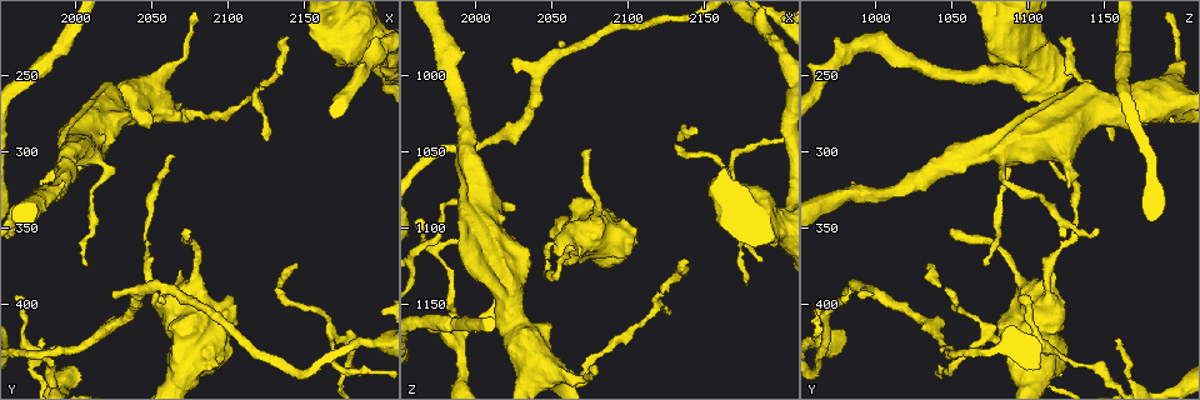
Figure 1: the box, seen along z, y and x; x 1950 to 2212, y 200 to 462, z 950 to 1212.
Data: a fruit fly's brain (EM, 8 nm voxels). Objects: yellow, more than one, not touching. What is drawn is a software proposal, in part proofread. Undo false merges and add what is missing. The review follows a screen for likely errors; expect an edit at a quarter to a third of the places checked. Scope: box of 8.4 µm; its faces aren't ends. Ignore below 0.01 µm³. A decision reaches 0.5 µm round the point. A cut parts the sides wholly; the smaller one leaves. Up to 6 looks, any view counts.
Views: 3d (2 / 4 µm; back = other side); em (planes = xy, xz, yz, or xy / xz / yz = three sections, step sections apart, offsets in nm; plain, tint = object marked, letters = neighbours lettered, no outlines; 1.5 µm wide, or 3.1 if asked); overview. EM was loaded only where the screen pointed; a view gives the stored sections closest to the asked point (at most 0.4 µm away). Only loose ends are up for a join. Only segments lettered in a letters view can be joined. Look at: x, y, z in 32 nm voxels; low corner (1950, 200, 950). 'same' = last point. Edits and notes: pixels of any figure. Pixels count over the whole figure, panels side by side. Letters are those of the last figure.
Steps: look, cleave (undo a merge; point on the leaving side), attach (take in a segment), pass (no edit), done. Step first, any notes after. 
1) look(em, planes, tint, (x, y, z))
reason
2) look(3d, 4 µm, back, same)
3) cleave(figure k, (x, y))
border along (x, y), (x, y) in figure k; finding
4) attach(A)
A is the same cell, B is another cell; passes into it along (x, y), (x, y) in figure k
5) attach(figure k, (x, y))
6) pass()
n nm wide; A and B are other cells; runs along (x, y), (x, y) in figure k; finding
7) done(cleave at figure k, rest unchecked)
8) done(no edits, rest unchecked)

look(3d, 2 µm, (2132, 390, 1046))
thin end

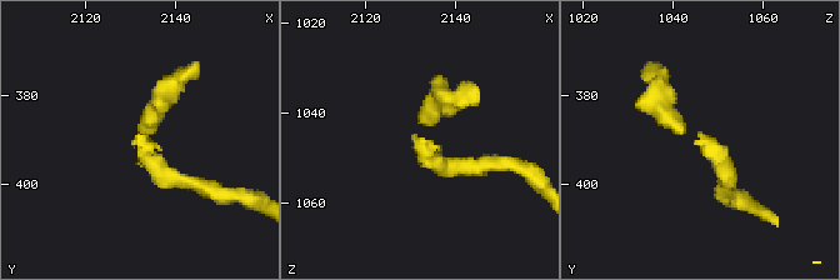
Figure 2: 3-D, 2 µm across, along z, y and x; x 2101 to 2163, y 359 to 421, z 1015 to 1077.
look(em, yz, step 4, tint, (2132, 390, 1046))
need the tissue

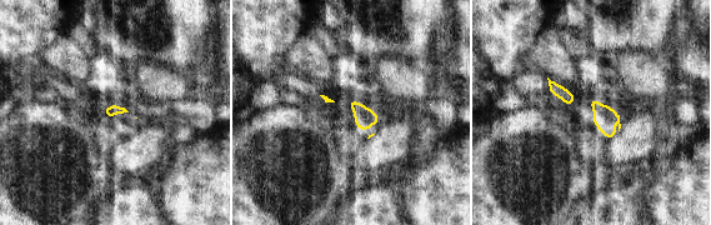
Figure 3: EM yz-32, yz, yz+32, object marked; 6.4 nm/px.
look(em, planes, letters, same)
cut it another way

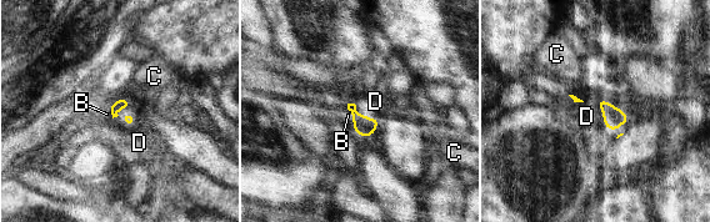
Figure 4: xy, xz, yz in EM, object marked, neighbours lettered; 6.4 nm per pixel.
attach(B)
B is the same cell, C and D are other cells; passes into it along (363, 125), (353, 120), (348, 115) in figure 4; it goes on there

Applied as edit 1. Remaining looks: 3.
look(overview)
see it whole again

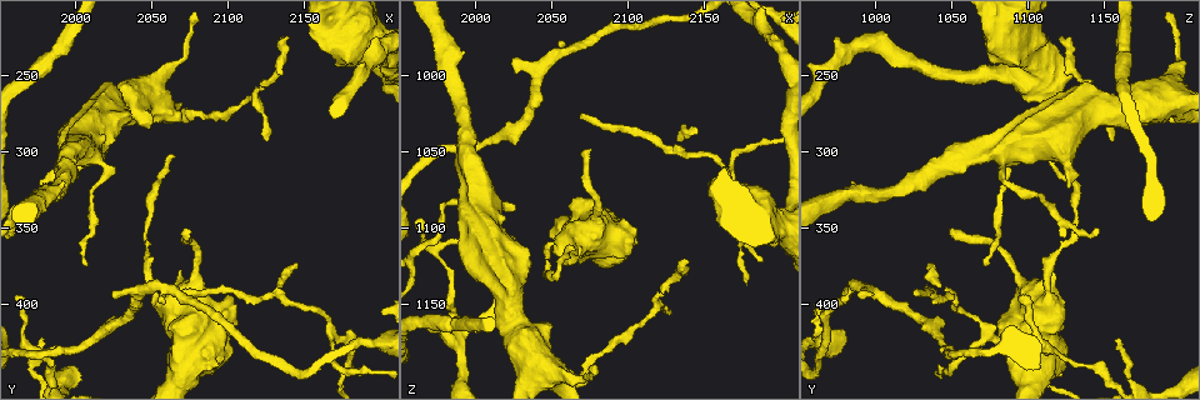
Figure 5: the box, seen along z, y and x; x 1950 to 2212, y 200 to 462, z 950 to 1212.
look(3d, 2 µm, (2068, 380, 1118))
branch stops here

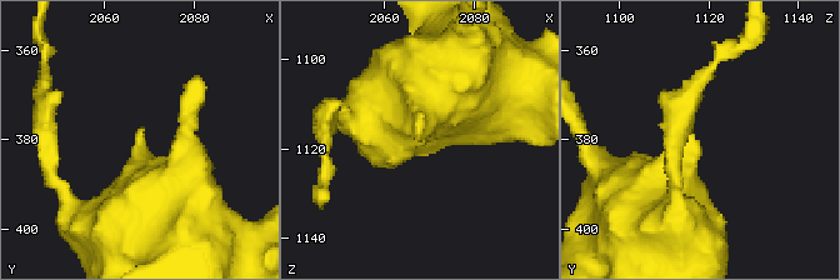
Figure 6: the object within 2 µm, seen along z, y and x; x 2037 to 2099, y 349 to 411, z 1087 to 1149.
look(em, xy, step 8, letters, (2067, 379, 1117))

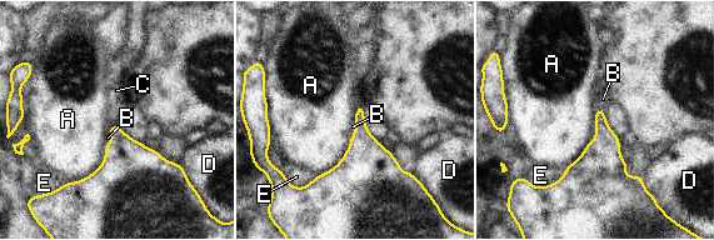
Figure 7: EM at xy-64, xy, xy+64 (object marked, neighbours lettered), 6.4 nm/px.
attach(B)
B is the same cell, A, C, D and E are other cells; passes into it along (602, 160), (595, 123), (603, 99) in figure 7; the neuron continues

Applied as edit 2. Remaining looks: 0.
done(attach at figure 4, attach at figure 7, rest unchecked)

